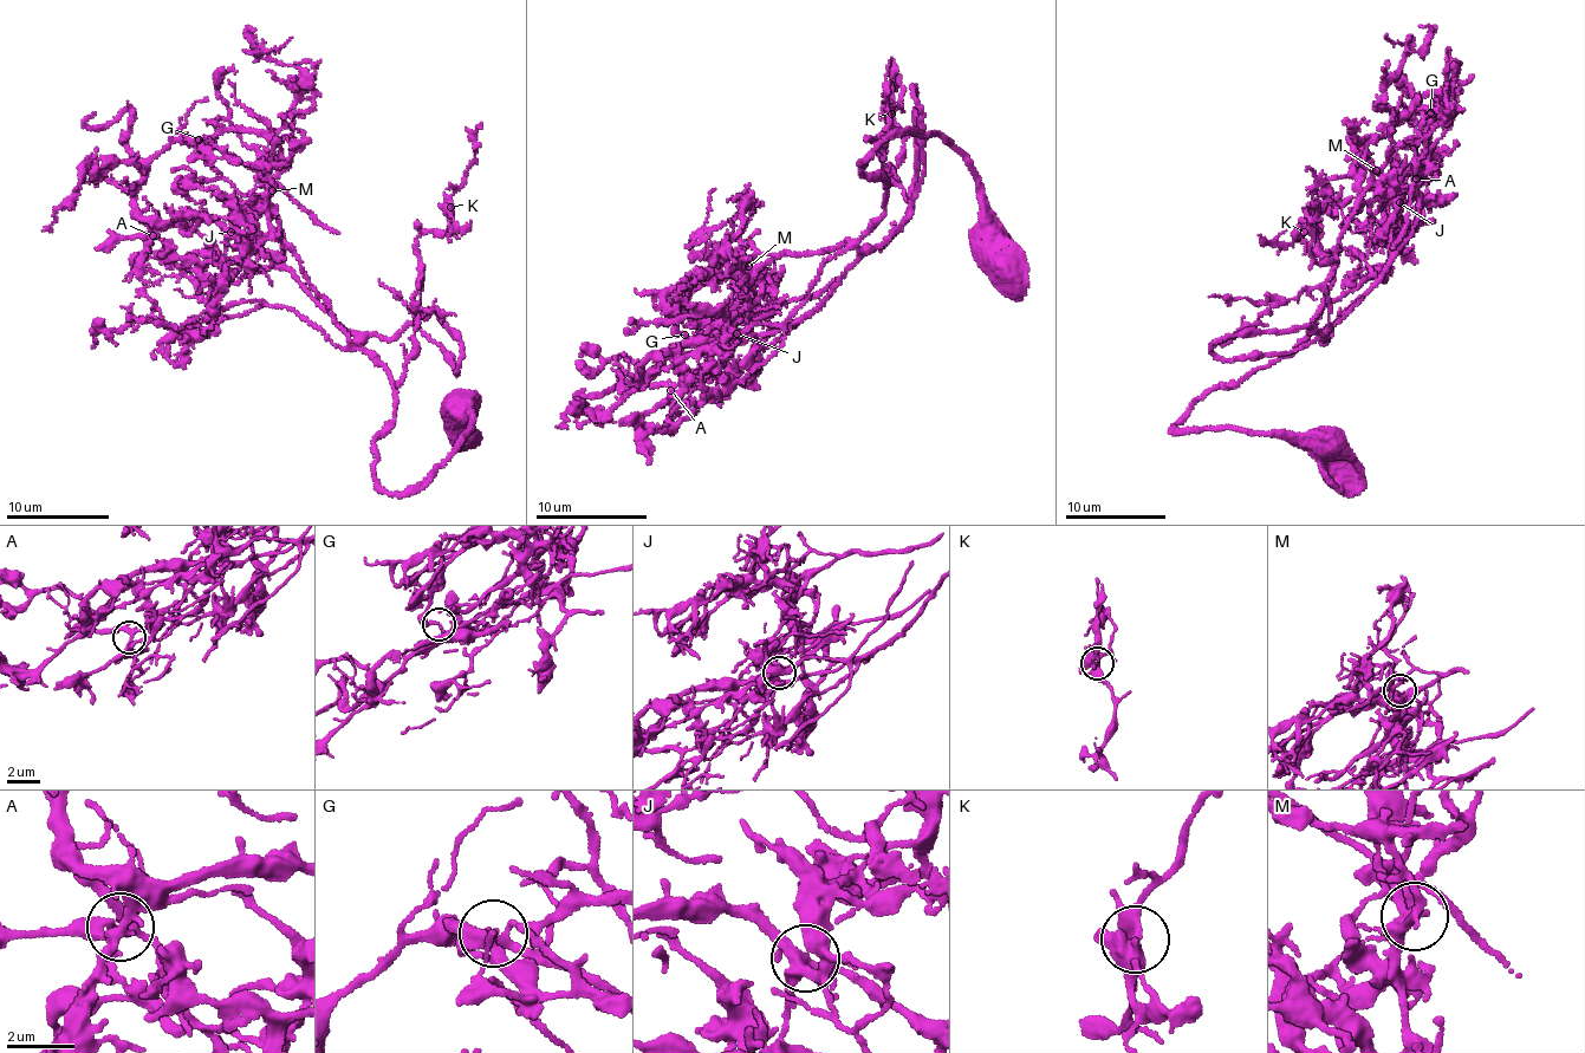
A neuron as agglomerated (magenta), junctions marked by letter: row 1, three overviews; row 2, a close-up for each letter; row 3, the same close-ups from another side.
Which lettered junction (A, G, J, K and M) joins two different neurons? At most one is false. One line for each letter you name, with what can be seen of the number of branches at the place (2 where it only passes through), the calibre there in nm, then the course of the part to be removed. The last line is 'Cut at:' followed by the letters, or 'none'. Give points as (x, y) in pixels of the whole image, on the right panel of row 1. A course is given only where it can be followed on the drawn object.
G: branches 4; calibre 200 nm; course (1431, 112), (1439, 108), (1430, 130), (1401, 143), (1394, 158), (1403, 180), (1371, 223), (1368, 258)
Cut at: G

